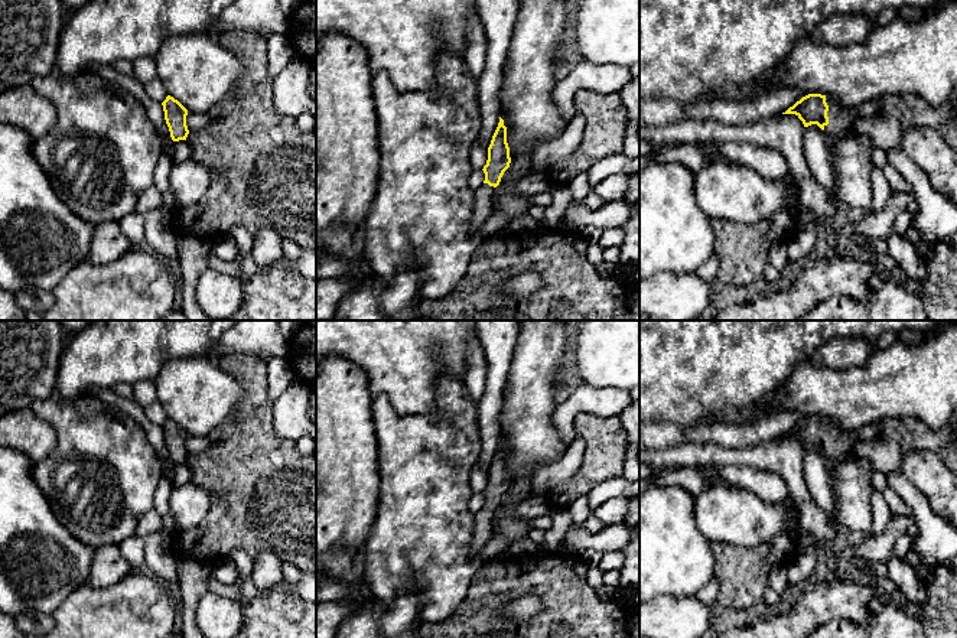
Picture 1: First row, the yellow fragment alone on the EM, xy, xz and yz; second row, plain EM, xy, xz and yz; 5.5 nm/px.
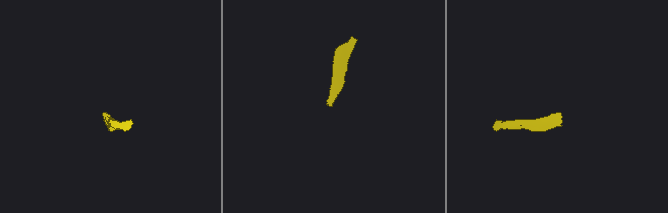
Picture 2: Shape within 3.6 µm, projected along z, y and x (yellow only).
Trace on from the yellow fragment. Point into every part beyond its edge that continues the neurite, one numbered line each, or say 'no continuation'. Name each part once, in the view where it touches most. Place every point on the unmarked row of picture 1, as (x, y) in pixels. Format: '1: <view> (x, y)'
1: yz (840, 440)

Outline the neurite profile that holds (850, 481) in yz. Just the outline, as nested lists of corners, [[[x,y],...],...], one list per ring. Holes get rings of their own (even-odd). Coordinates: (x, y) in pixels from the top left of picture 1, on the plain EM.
[[[853,453],[836,462],[830,484],[836,494],[837,525],[849,538],[870,534],[873,525],[870,495],[875,468],[869,460]]]

